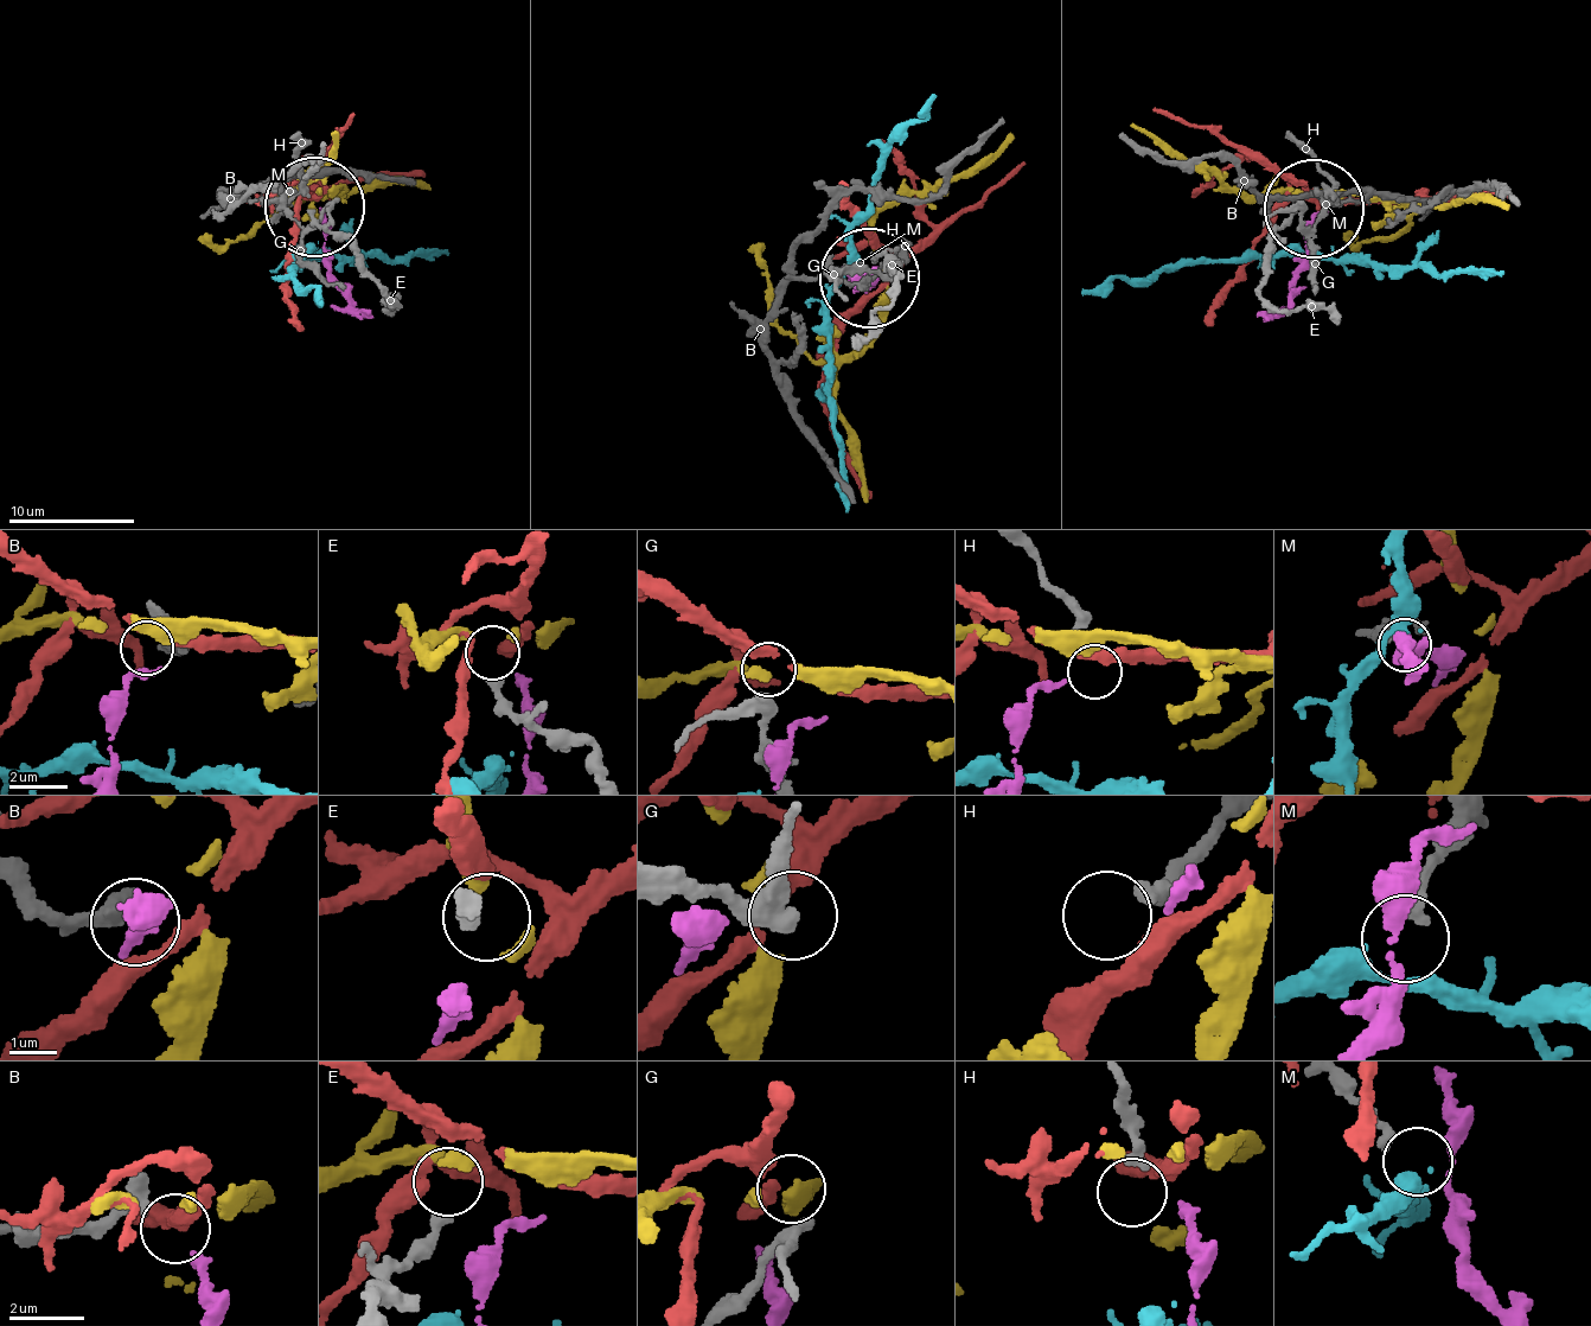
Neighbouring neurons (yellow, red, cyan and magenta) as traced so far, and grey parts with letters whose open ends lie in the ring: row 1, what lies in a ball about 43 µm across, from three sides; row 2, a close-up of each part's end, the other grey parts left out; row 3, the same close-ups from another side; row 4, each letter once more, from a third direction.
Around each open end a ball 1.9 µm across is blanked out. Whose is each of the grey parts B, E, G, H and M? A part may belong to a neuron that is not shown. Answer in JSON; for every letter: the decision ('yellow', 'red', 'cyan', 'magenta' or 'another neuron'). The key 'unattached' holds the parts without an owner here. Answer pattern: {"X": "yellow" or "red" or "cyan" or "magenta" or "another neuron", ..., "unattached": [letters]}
{"B": "magenta", "E": "yellow", "G": "another neuron", "H": "another neuron", "M": "cyan", "unattached": ["G", "H"]}

